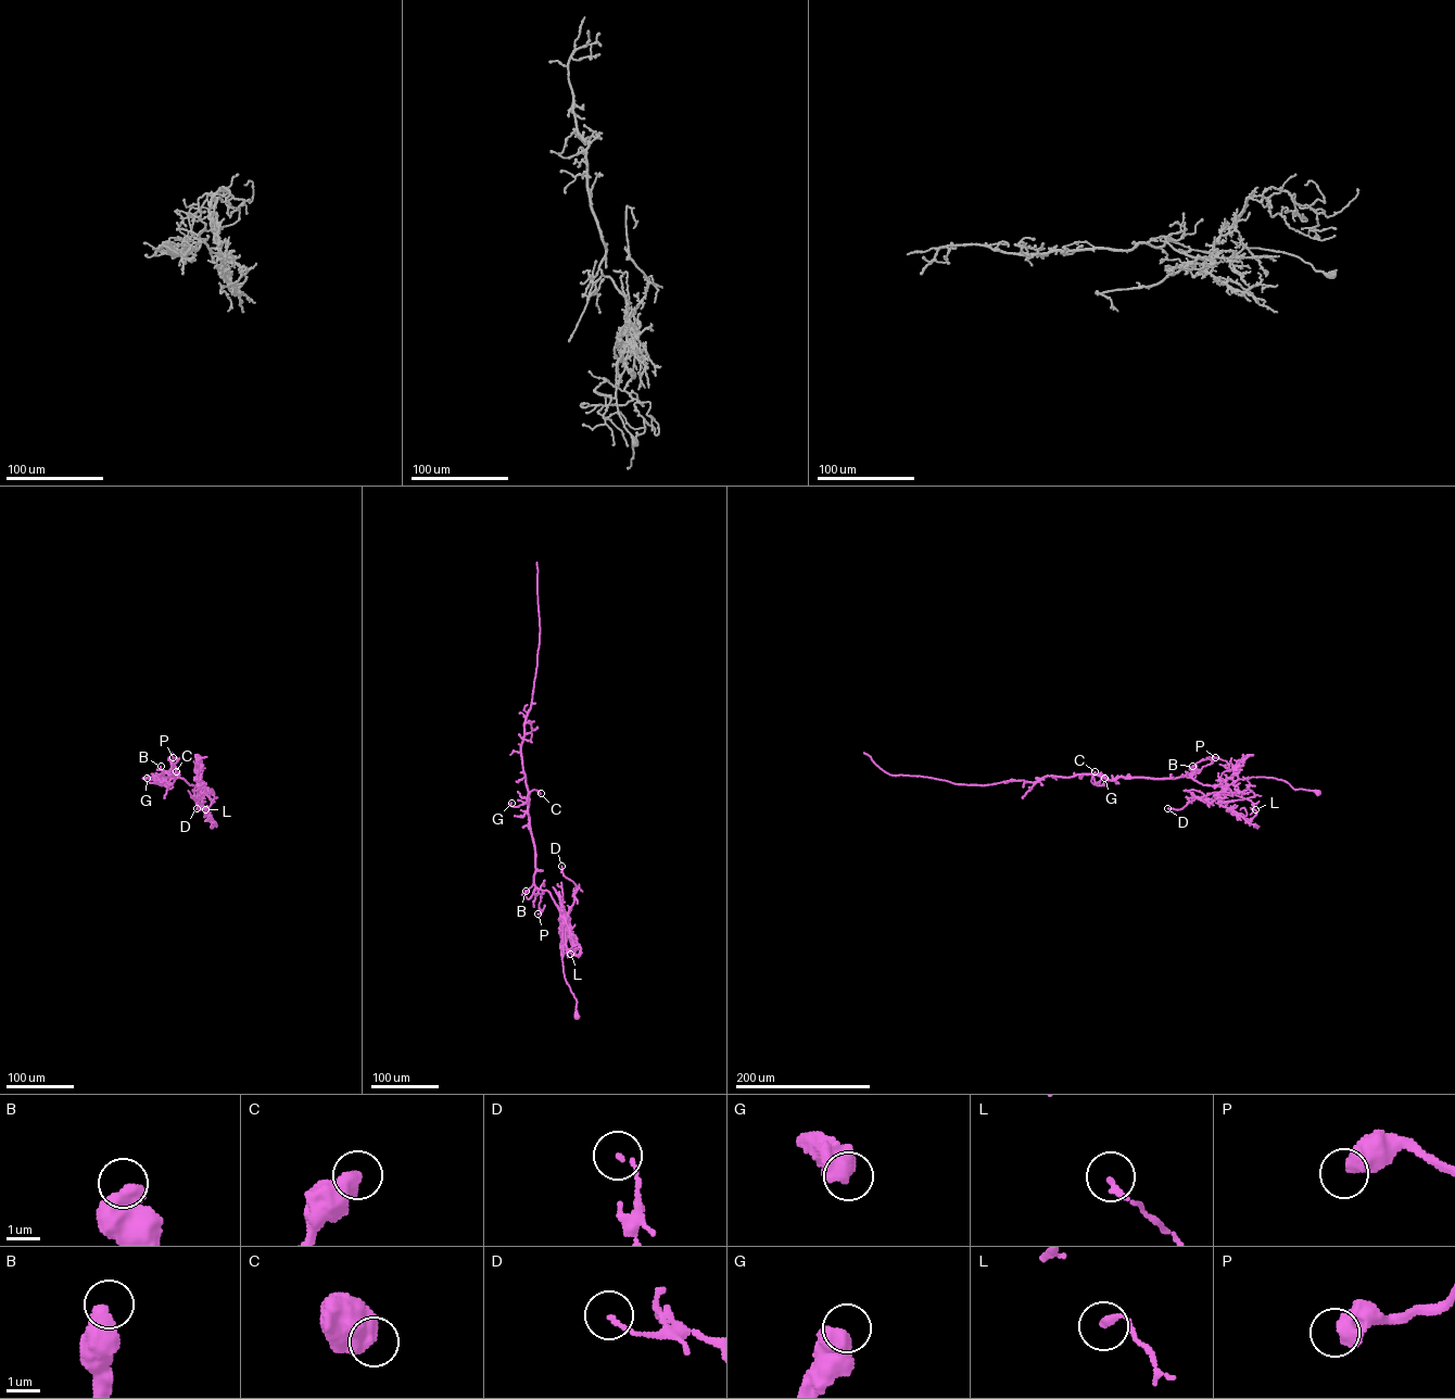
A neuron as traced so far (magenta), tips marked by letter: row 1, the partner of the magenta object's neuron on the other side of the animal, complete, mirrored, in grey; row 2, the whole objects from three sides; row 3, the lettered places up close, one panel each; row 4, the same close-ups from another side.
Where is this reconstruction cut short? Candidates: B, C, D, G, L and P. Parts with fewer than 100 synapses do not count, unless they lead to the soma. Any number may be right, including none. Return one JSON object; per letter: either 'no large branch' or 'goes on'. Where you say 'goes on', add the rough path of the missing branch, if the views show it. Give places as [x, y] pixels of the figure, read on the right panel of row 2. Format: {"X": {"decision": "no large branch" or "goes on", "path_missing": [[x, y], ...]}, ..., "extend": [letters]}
{"B": {"decision": "no large branch"}, "C": {"decision": "no large branch"}, "D": {"decision": "no large branch"}, "G": {"decision": "no large branch"}, "L": {"decision": "no large branch"}, "P": {"decision": "no large branch"}, "extend": []}

